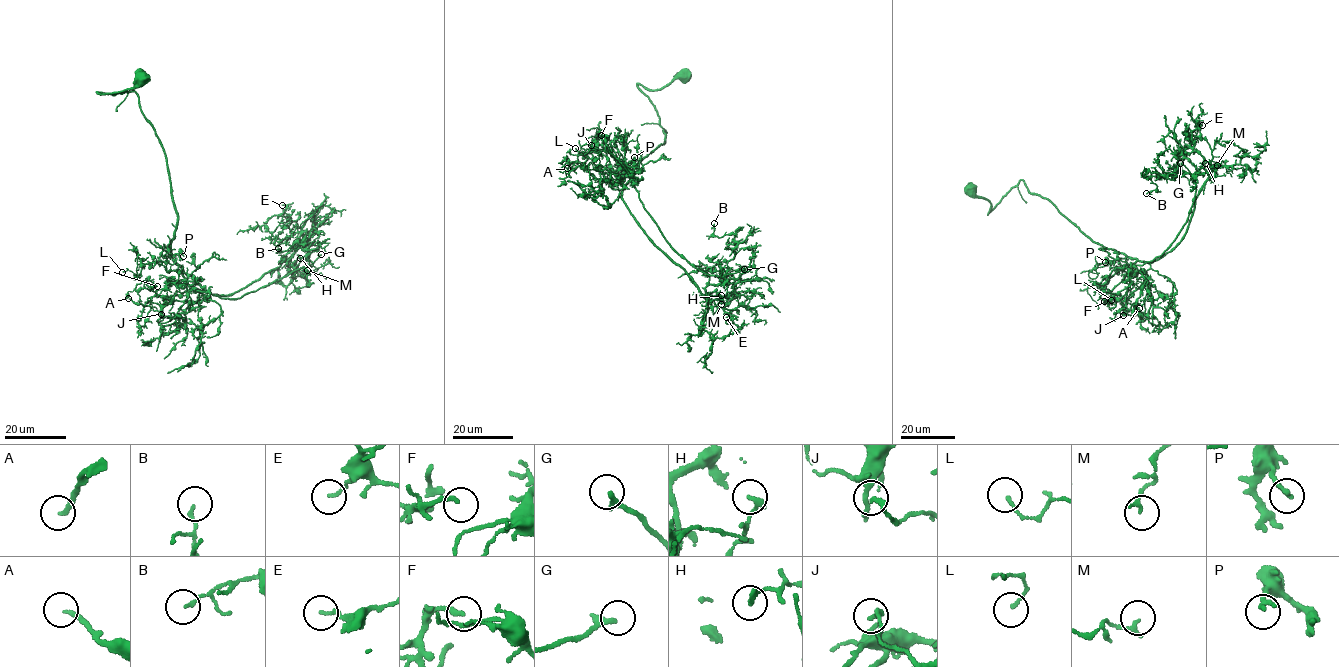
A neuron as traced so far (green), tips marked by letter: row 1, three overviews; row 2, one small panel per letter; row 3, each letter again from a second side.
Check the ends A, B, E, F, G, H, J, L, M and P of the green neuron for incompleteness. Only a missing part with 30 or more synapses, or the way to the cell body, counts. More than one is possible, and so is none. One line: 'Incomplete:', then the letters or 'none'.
Incomplete: G

